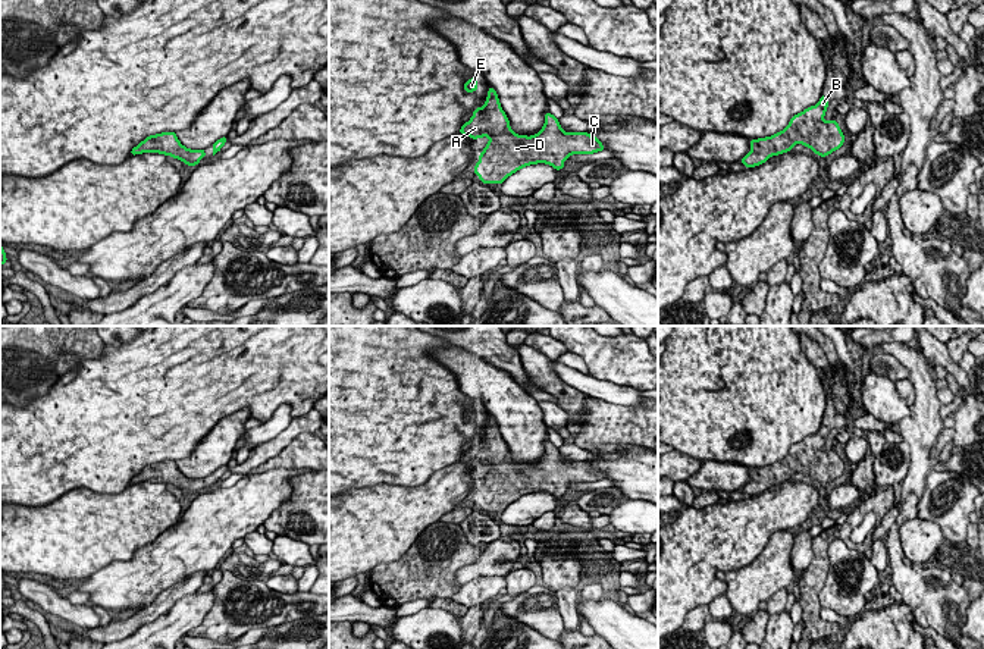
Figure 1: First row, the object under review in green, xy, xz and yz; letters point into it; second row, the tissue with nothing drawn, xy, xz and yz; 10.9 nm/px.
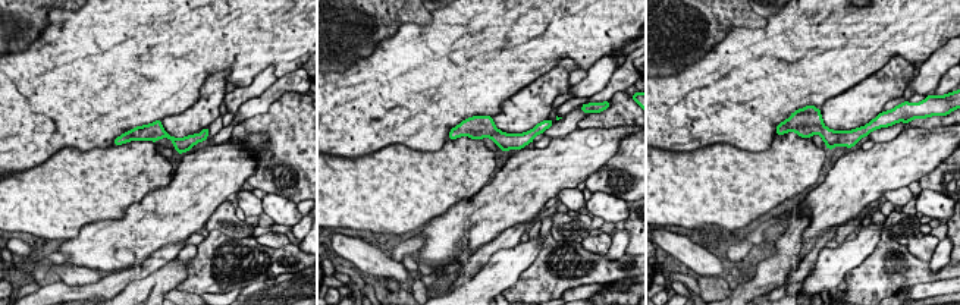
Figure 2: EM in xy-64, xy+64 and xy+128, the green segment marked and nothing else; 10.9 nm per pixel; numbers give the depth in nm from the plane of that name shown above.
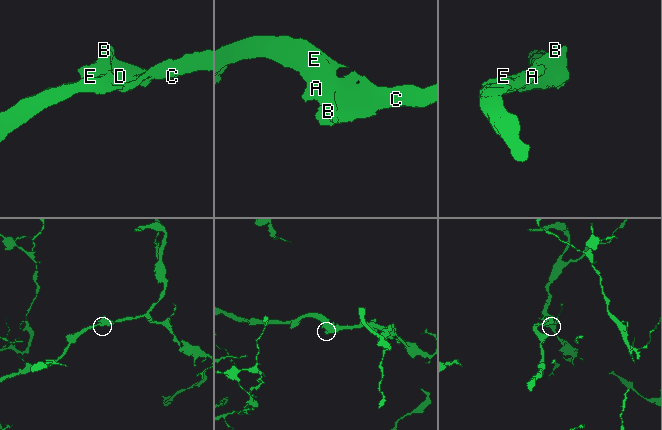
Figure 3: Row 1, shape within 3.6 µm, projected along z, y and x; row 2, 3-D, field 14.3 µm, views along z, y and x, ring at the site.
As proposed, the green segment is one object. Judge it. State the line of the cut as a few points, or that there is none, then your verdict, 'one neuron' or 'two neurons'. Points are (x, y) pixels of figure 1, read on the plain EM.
no cut; one neuron

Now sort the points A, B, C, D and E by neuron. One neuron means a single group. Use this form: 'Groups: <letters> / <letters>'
Groups: A B C D E

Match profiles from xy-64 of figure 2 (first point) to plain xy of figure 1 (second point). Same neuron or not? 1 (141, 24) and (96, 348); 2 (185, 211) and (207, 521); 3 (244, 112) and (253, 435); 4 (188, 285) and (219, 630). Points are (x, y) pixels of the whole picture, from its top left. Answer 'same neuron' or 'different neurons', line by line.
1: different neurons
2: same neuron
3: different neurons
4: same neuron

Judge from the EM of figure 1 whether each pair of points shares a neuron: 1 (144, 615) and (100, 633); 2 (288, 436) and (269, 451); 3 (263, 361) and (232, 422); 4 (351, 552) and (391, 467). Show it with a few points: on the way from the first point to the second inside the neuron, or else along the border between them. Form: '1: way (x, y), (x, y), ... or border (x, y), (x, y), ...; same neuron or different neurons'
1: way (134, 623), (110, 633); same neuron
2: way (284, 438), (273, 447); same neuron
3: border (250, 410), (235, 410), (209, 430); different neurons
4: border (417, 485), (378, 483), (348, 492); different neurons

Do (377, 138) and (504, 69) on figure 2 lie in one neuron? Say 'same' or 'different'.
same

